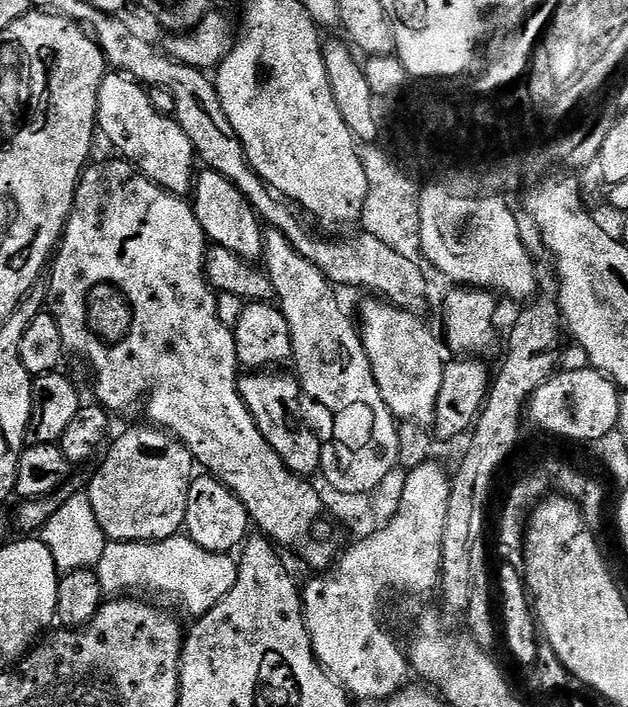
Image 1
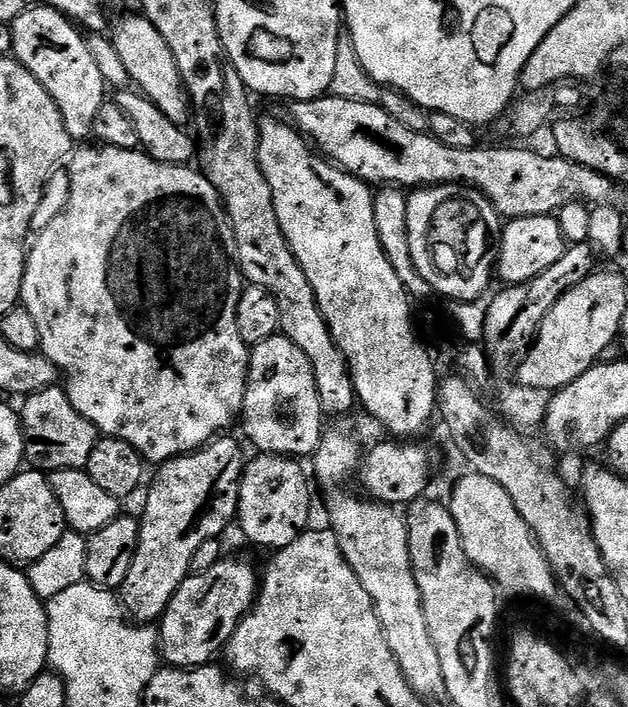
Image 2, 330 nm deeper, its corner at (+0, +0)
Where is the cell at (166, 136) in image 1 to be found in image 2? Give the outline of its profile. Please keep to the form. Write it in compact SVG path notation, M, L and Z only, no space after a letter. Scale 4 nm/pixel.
M28 8L11 21L12 52L46 90L58 106L73 142L84 142L92 136L94 114L106 99L106 85L98 62L94 62L89 41L80 37L81 29L55 8Z

